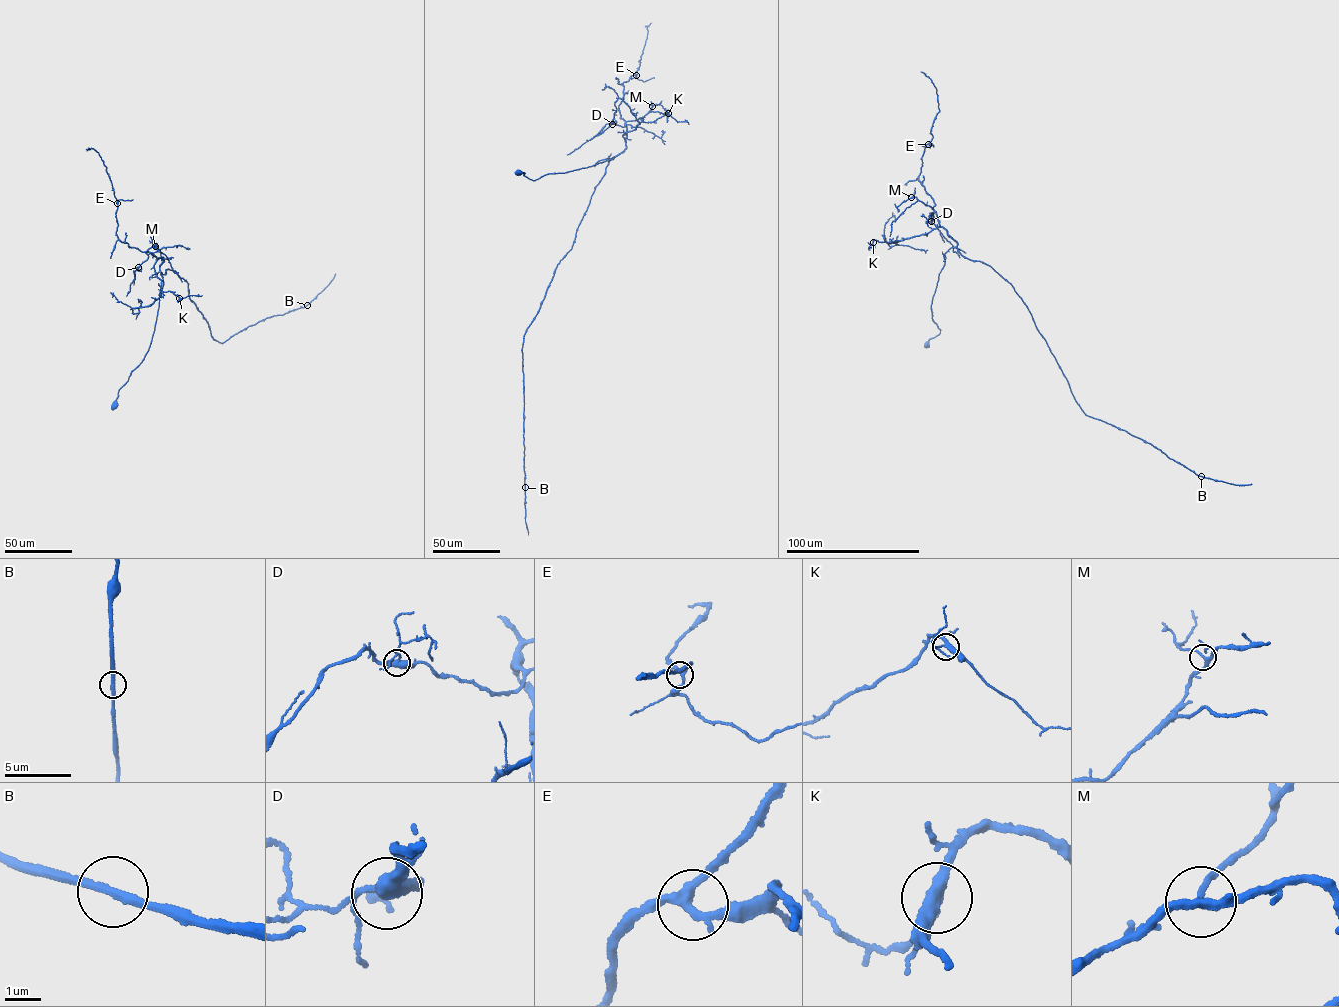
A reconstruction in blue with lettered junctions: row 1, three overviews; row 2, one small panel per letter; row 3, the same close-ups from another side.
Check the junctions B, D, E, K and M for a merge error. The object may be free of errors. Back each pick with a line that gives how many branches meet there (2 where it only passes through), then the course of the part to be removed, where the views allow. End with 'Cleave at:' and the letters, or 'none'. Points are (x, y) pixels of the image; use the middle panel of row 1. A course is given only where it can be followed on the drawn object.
Cleave at: none

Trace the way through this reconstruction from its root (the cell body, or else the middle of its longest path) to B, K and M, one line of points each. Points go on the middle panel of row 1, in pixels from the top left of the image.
B: (517, 172), (535, 180), (614, 158), (595, 187), (572, 248), (558, 264), (524, 336), (525, 487)
K: (517, 172), (535, 180), (612, 159), (625, 148), (622, 135), (641, 122), (652, 122), (668, 113)
M: (517, 172), (535, 180), (547, 174), (612, 159), (626, 147), (625, 122), (642, 118), (652, 106)

